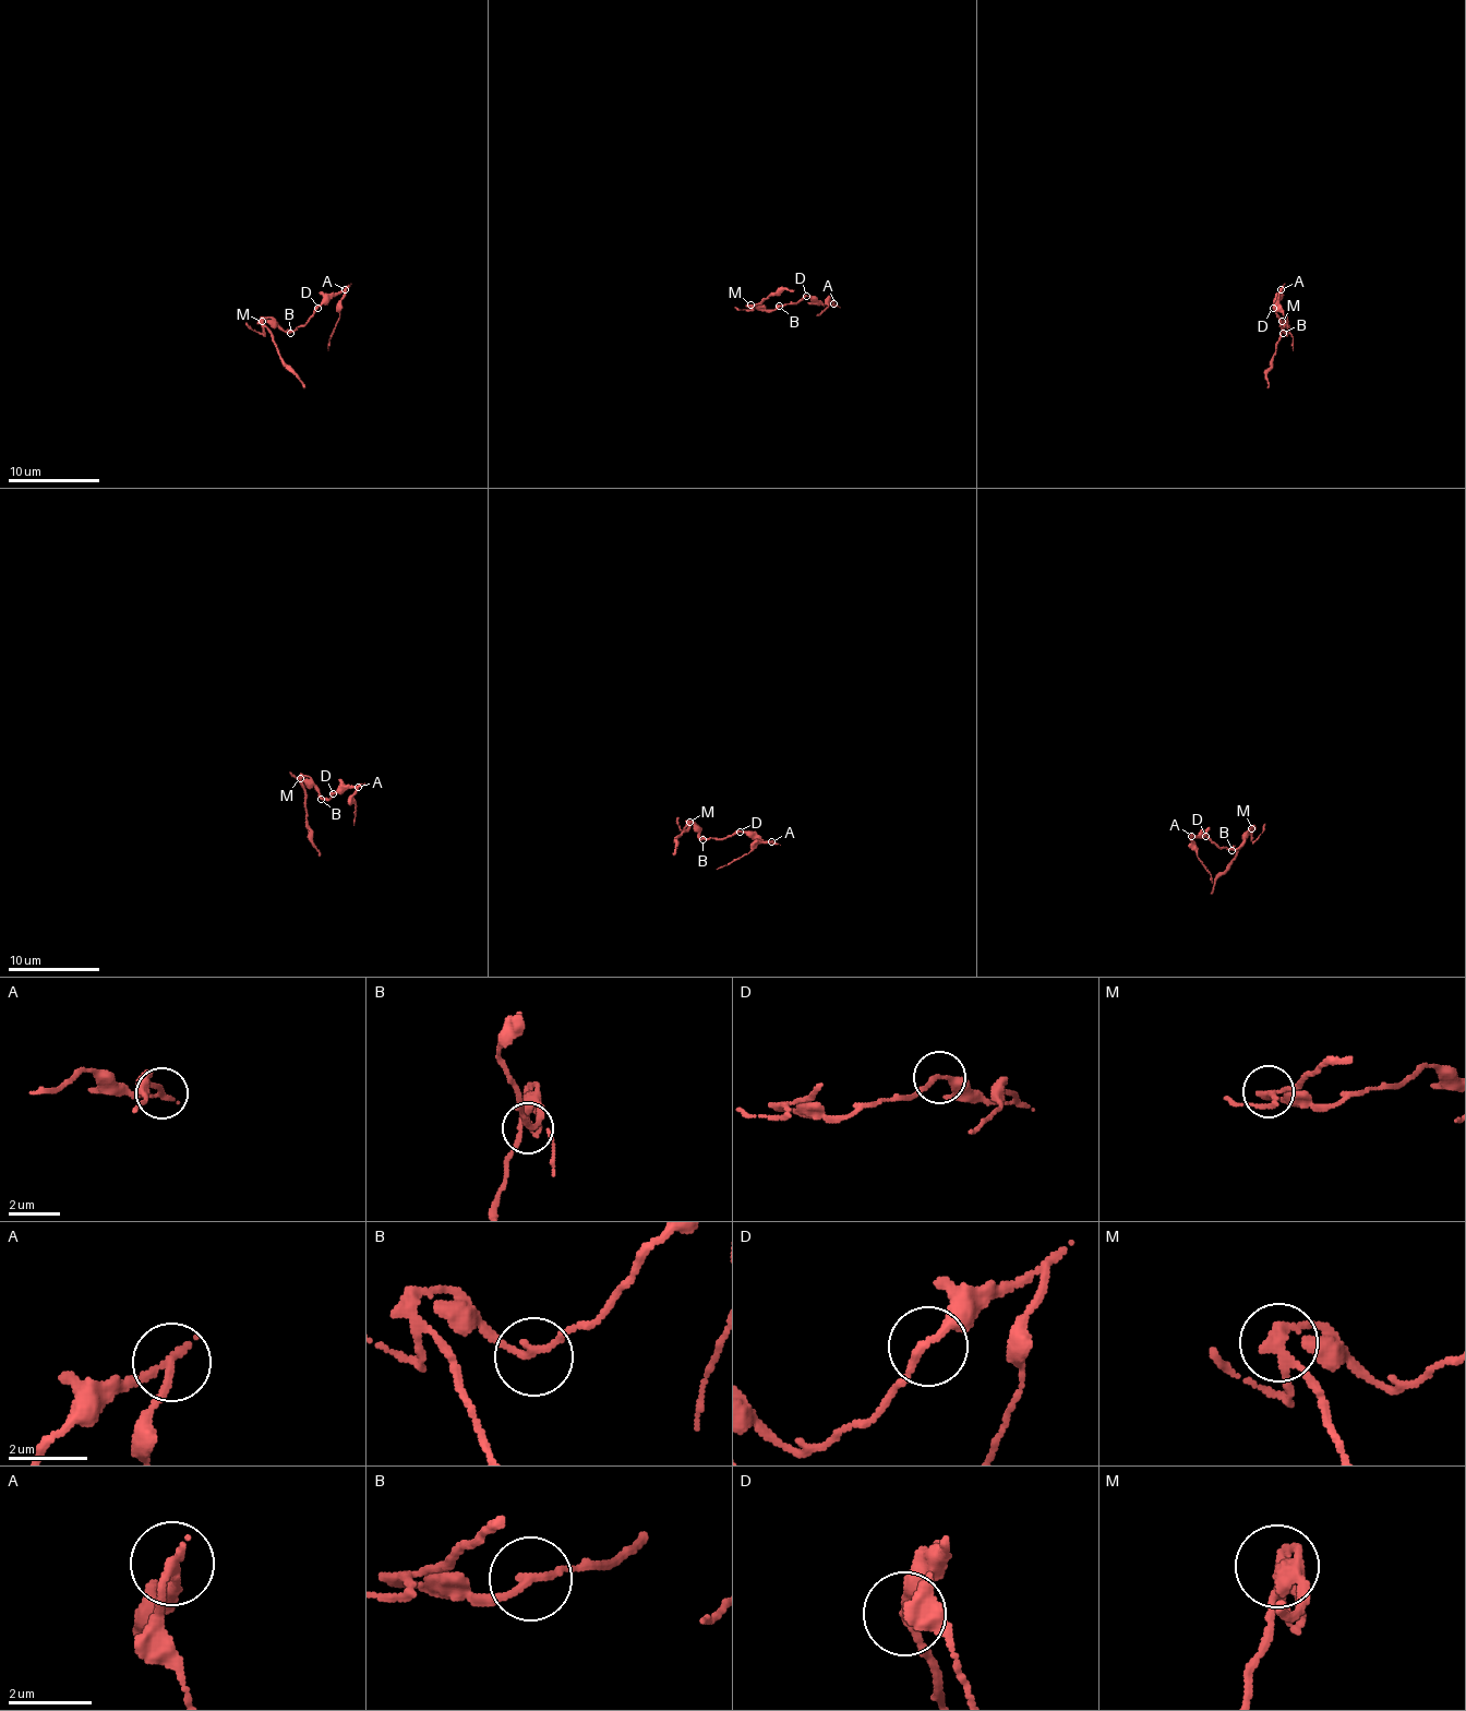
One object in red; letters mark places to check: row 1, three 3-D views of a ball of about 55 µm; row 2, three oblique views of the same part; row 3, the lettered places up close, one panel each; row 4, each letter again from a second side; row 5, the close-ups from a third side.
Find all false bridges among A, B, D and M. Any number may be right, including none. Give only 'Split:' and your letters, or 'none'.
Split: A, M

